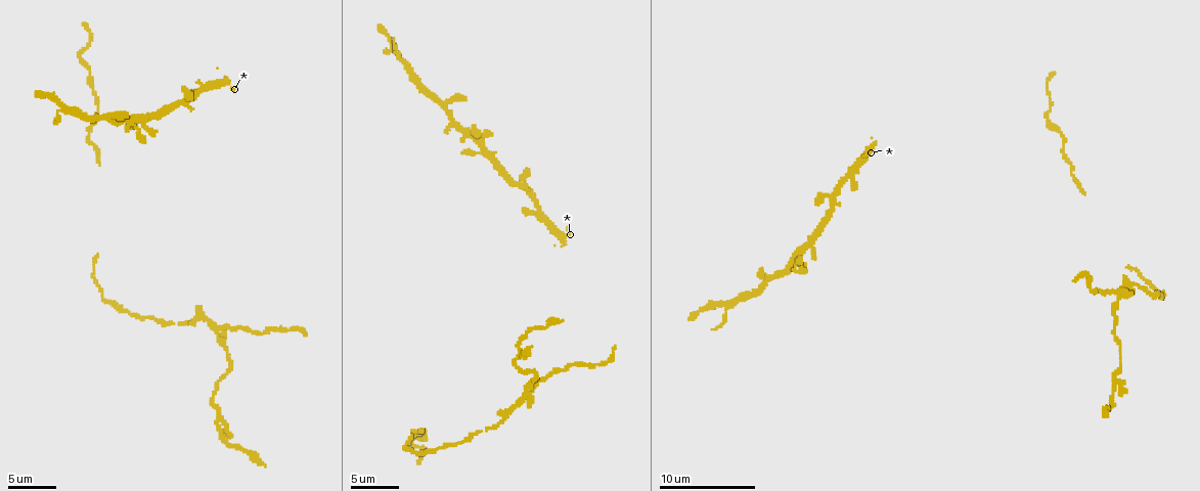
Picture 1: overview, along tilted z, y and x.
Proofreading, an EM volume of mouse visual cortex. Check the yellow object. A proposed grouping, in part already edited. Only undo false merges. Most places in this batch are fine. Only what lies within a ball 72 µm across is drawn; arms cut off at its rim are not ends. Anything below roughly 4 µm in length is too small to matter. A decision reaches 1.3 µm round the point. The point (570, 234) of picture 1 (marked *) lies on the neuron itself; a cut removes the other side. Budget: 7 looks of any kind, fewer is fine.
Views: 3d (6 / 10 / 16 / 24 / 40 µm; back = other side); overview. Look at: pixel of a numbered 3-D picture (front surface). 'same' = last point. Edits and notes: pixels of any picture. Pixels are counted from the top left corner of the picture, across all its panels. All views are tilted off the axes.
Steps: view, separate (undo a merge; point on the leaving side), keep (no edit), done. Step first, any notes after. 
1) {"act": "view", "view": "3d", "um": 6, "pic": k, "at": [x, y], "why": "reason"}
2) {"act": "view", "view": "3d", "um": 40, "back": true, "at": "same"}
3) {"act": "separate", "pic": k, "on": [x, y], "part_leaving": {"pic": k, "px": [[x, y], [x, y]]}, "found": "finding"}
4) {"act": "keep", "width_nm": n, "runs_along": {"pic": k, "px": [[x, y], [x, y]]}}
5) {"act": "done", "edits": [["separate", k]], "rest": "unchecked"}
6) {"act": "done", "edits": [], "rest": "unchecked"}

{"act": "view", "view": "3d", "um": 10, "pic": 1, "at": [463, 441], "why": "thick turns thin"}

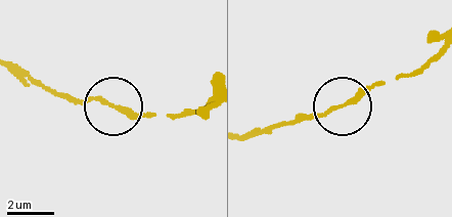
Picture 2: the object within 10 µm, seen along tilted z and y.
{"act": "view", "view": "3d", "um": 6, "pic": 2, "at": [109, 106]}

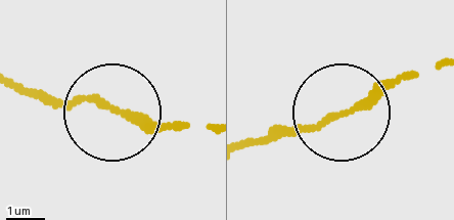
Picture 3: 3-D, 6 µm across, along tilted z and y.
{"act": "keep", "found": "continuous, no second neuron"}

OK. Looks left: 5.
{"act": "view", "view": "3d", "um": 6, "pic": 1, "at": [1120, 298], "why": "four-way junction"}

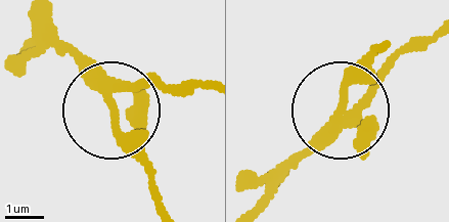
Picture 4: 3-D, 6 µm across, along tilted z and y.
{"act": "view", "view": "3d", "um": 6, "back": true, "pic": 4, "at": [346, 103]}

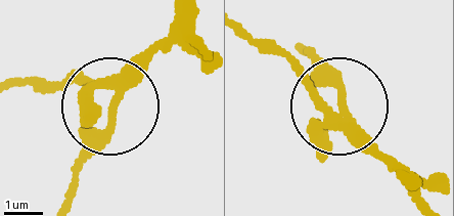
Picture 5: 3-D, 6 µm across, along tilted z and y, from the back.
{"act": "separate", "pic": 5, "on": [112, 125], "arms": 4, "part_leaving": {"pic": 5, "px": [[120, 81], [104, 143], [69, 202]]}, "found": "two neurons meet here"}

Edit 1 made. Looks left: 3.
{"act": "view", "view": "3d", "um": 10, "pic": 1, "at": [131, 123]}

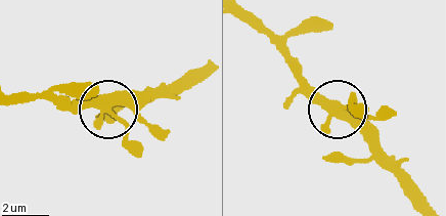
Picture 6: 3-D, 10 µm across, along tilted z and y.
{"act": "keep", "width_nm": 350, "found": "all the same neuron"}

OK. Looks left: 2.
{"act": "view", "view": "3d", "um": 6, "pic": 1, "at": [91, 75]}

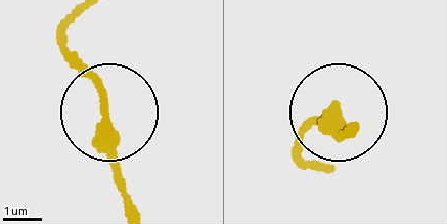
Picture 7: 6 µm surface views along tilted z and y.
{"act": "keep", "found": "continuous, no second neuron"}

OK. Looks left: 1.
{"act": "done", "edits": [["separate", 5]], "rest": "unchecked"}

